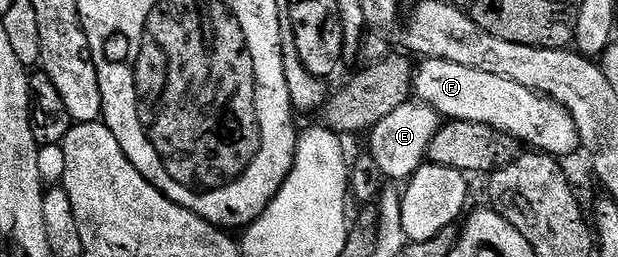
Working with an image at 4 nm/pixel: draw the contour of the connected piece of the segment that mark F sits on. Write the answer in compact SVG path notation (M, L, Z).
M422 58L413 72L413 95L420 102L426 103L428 107L434 107L437 114L446 120L491 125L503 133L512 135L522 144L529 143L525 145L547 155L554 157L573 155L581 147L581 138L577 132L573 114L566 107L523 85L515 85L515 81L507 81L507 77L495 77L495 73L483 73L480 69L467 69L467 65L455 65L455 61Z

